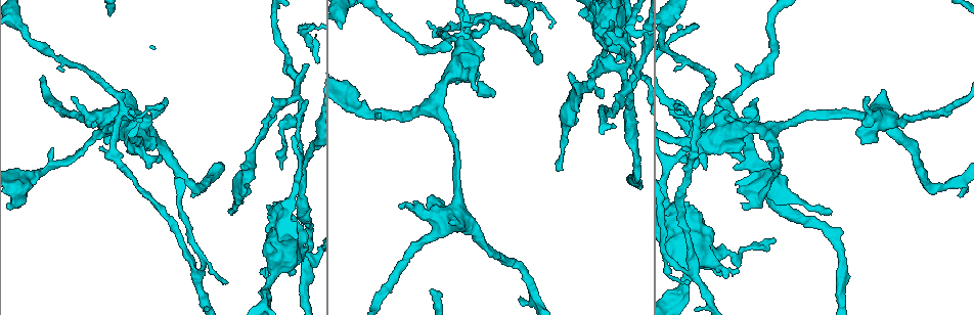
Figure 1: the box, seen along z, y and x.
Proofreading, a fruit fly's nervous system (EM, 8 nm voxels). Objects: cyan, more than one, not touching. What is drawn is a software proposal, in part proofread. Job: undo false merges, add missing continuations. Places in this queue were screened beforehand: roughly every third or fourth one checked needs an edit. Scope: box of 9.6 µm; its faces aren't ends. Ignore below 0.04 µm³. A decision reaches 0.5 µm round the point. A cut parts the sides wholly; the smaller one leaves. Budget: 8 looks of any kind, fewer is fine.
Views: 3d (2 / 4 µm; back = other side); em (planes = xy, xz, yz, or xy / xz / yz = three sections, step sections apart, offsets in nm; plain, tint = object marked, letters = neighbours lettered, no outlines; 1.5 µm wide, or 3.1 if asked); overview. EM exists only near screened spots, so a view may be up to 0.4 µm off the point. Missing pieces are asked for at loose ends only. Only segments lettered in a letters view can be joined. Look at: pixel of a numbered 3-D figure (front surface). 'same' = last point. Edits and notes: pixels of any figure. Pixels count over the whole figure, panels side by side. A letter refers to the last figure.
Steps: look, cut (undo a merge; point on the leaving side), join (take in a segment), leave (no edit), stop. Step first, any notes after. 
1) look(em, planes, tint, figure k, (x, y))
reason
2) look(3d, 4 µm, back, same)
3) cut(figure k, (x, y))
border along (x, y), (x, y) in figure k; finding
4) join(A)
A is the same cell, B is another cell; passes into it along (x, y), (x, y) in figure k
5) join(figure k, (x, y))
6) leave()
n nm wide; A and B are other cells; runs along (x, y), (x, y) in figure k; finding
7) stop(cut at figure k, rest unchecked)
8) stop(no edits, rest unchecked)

look(em, xz, step 8, tint, figure 1, (867, 99))
free end

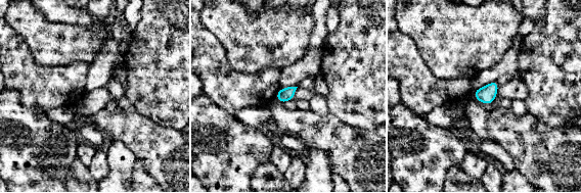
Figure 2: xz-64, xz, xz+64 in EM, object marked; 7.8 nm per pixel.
look(em, planes, letters, same)

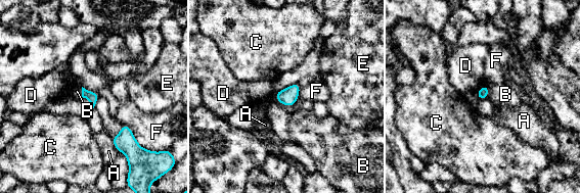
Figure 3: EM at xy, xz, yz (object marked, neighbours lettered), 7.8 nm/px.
leave()
A, B, C, D, E and F are other cells; border along (123, 123), (130, 128), (141, 146) in figure 3; none of them fits

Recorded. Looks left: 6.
look(em, planes, letters, figure 1, (494, 95))
an open end

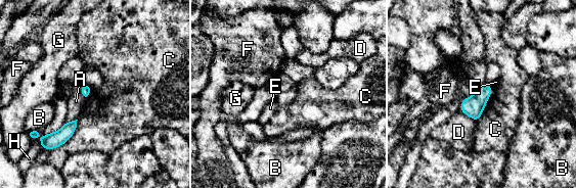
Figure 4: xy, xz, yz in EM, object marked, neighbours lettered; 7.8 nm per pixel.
leave()
A, B, C, D, E, F, G and H are other cells; border along (78, 120), (74, 134), (51, 149) in figure 4; no lettered segment goes on from it

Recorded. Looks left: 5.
look(em, xz, step 4, tint, figure 1, (729, 97))
three arms meet

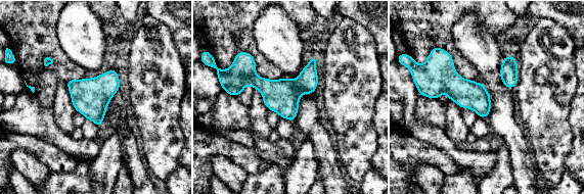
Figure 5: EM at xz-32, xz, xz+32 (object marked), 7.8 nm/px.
look(em, xy, step 8, letters, same)
cut it another way

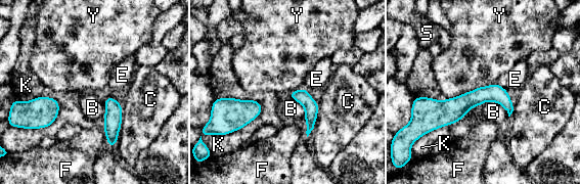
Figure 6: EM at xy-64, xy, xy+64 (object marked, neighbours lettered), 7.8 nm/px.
leave()
B, C, E, F, K, S and Y are other cells; border along (479, 105), (495, 101), (508, 117) in figure 6; continuous, no second neuron

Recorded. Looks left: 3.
stop(no edits, rest unchecked)

